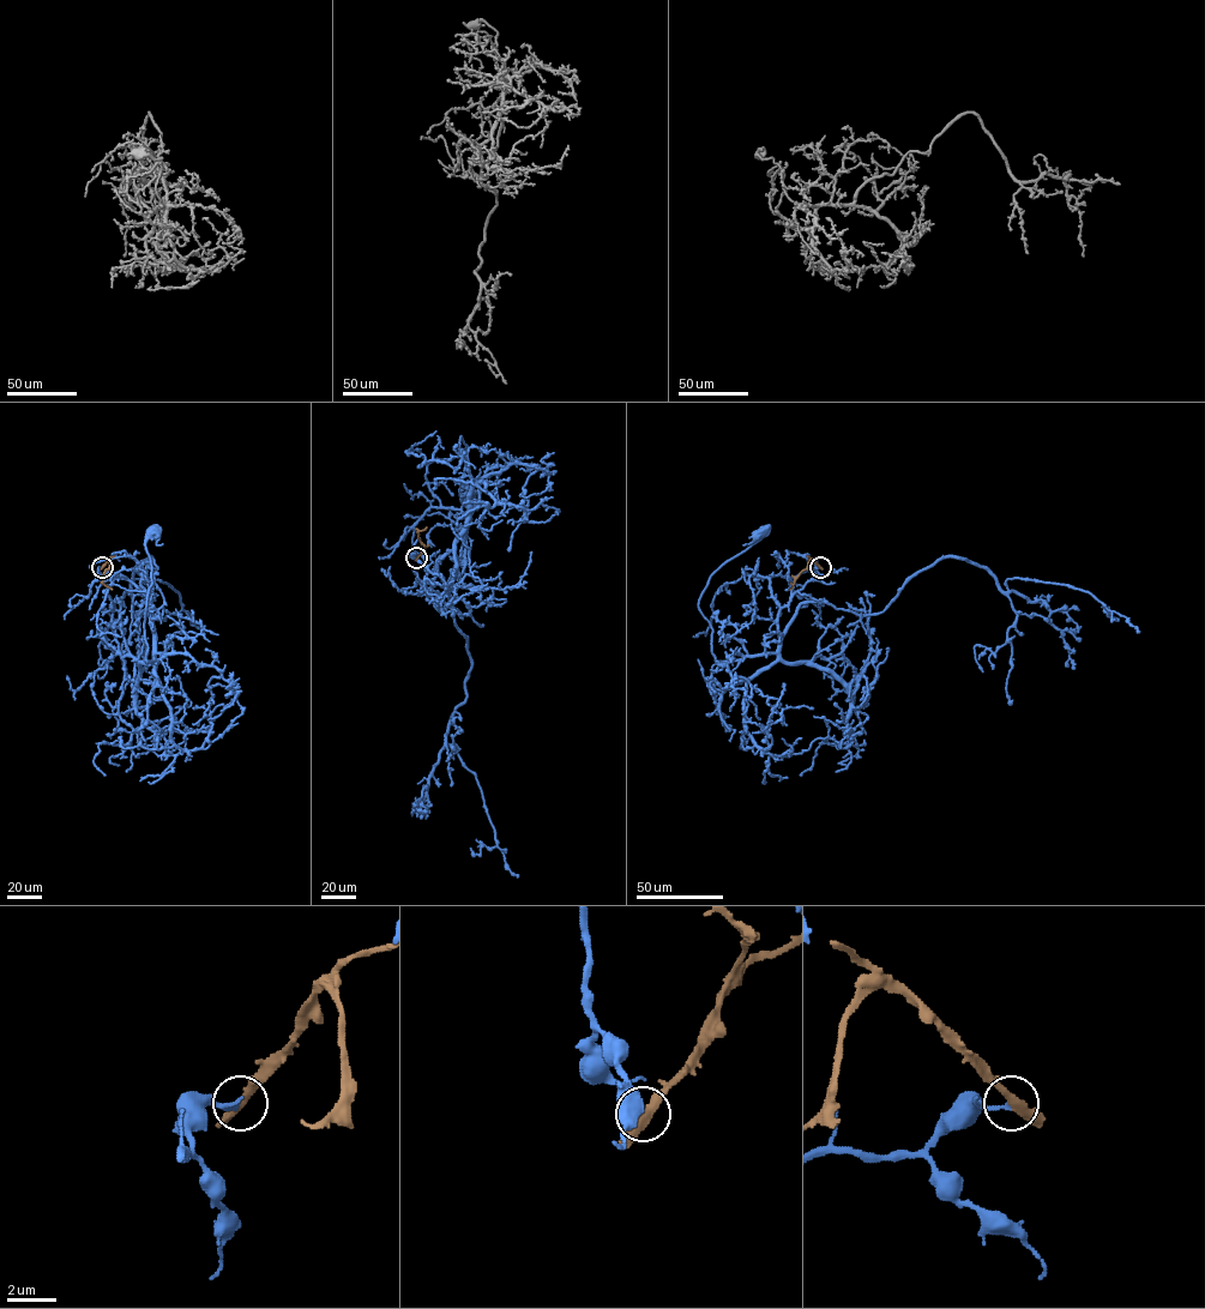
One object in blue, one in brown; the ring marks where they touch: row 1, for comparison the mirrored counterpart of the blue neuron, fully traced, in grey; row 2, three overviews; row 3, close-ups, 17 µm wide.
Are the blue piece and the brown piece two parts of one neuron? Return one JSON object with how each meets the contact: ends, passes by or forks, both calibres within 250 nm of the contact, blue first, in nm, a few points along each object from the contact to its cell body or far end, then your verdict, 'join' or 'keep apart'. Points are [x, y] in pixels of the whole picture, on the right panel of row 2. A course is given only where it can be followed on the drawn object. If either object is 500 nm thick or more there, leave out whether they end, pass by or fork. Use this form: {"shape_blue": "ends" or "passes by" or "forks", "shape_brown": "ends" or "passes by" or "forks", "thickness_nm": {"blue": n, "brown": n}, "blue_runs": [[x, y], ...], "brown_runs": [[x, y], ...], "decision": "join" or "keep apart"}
{"shape_blue": "ends", "shape_brown": "passes by", "thickness_nm": {"blue": 170, "brown": 300}, "blue_runs": [[820, 567], [769, 577], [779, 611], [776, 652], [717, 661], [699, 598], [709, 577], [761, 532]], "brown_runs": [[820, 567], [811, 559], [789, 589]], "decision": "keep apart"}

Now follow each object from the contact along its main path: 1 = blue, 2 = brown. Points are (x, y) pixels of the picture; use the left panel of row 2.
1: (102, 567), (98, 578), (127, 578), (148, 599), (163, 656), (146, 659), (145, 541), (155, 532)
2: (102, 567), (108, 559), (103, 583), (112, 589)

